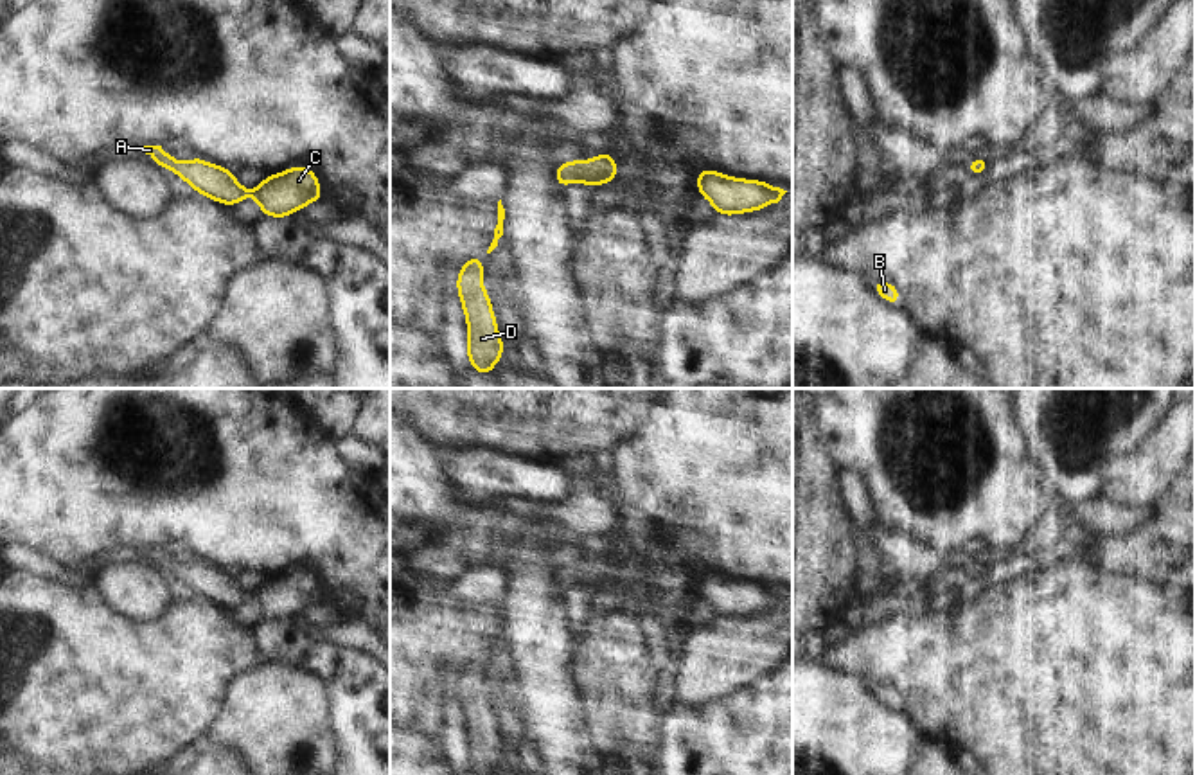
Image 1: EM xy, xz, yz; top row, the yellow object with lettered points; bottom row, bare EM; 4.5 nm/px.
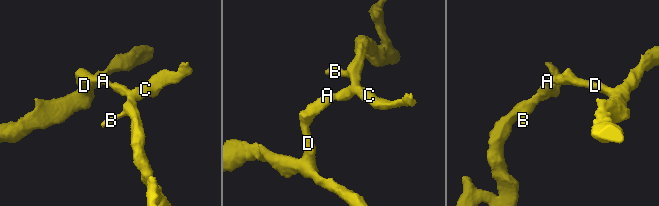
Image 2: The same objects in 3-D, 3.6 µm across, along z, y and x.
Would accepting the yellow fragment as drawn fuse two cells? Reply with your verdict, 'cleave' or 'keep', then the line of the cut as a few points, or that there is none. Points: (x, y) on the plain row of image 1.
keep; no cut

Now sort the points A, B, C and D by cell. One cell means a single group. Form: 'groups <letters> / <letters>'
groups A B C D

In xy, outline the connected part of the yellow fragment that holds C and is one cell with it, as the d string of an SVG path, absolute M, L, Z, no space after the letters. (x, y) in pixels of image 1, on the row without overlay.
M142 548L138 552L149 557L158 572L171 572L198 597L217 606L234 610L253 599L262 619L268 620L289 620L293 615L305 611L311 604L320 604L323 599L316 575L304 568L268 577L253 593L248 593L235 583L234 572L214 568L198 559L178 565L162 548Z

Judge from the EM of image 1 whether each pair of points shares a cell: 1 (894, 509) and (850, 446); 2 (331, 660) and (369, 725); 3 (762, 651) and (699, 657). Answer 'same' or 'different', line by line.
1: same
2: same
3: same

